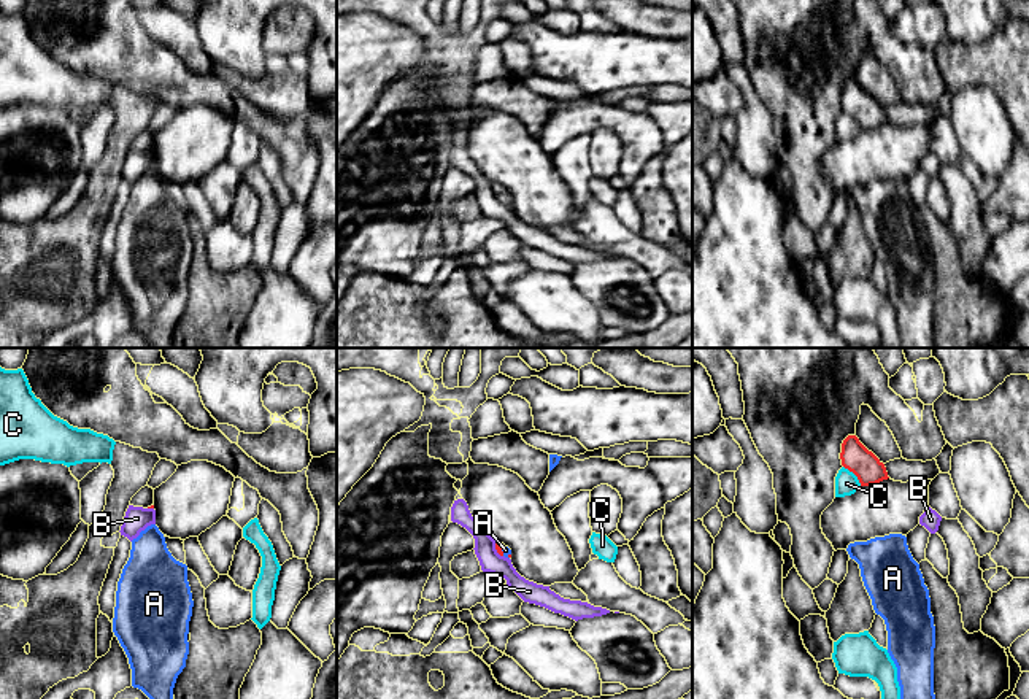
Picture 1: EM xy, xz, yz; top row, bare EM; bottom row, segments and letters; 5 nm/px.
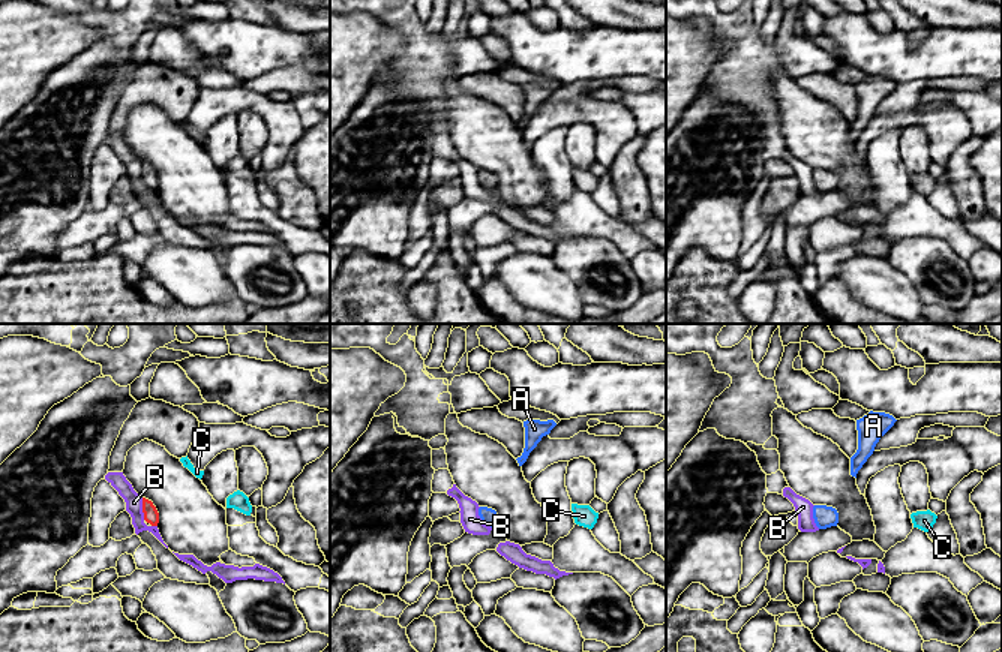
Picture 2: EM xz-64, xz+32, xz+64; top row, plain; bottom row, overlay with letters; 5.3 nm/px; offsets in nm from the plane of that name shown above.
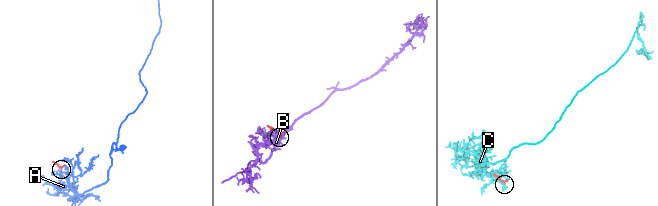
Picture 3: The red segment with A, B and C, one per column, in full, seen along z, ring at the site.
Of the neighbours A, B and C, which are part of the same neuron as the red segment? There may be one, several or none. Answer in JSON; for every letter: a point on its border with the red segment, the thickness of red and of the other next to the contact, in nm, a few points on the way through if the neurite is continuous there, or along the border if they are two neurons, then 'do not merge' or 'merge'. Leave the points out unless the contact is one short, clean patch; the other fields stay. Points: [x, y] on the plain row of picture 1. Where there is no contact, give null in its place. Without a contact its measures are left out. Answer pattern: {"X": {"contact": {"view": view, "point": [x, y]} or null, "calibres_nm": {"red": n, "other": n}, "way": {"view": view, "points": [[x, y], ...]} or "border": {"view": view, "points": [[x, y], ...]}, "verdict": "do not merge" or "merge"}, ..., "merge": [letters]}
{"A": {"contact": {"view": "xz", "point": [501, 194]}, "calibres_nm": {"red": 40, "other": 40}, "way": {"view": "xz", "points": [[499, 189], [501, 194], [505, 194]]}, "verdict": "merge"}, "B": {"contact": {"view": "xz", "point": [496, 193]}, "calibres_nm": {"red": 40, "other": 110}, "border": {"view": "xz", "points": [[494, 185], [494, 193], [502, 200]]}, "verdict": "do not merge"}, "C": {"contact": {"view": "yz", "point": [855, 118]}, "calibres_nm": {"red": 150, "other": 120}, "border": {"view": "yz", "points": [[844, 110], [861, 129]]}, "verdict": "do not merge"}, "merge": ["A"]}

